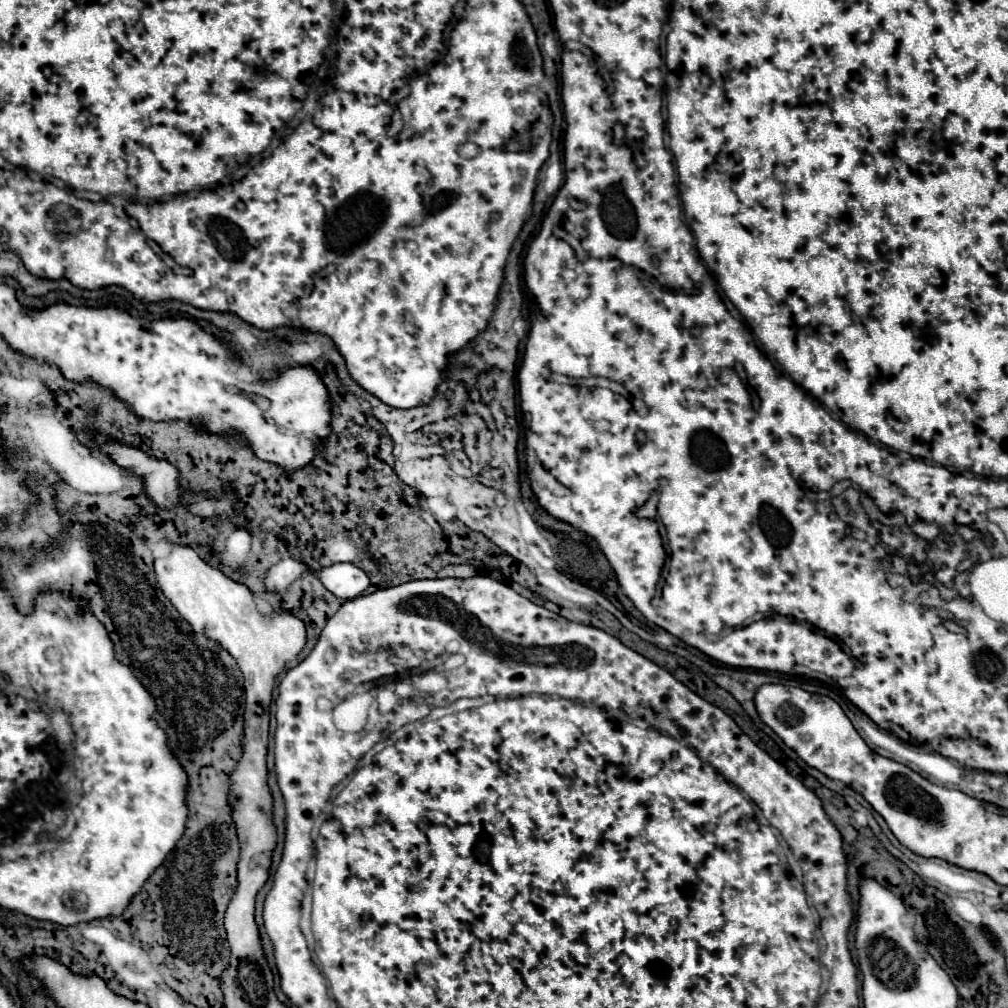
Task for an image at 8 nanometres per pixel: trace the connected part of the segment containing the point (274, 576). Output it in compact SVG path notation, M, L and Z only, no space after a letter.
M283 559L265 577L265 589L271 593L283 593L305 571L305 565L295 559Z

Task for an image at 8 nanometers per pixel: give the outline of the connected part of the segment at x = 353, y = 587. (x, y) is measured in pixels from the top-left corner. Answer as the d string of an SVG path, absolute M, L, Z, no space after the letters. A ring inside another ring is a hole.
M335 563L321 573L323 585L341 599L353 599L369 587L369 577L363 569L351 563Z

